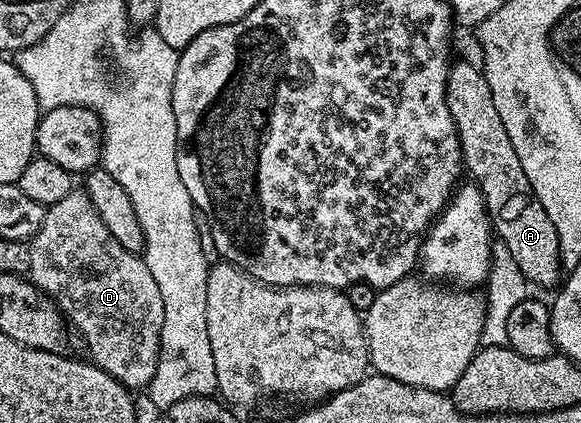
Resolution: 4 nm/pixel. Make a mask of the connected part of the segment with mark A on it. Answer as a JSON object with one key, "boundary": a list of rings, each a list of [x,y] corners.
{"boundary":[[[460,60],[448,69],[448,109],[454,118],[456,133],[462,146],[464,166],[467,175],[474,181],[481,194],[484,195],[484,207],[488,209],[488,219],[495,233],[502,242],[506,242],[510,254],[514,254],[514,262],[518,262],[518,270],[526,274],[529,285],[540,288],[555,289],[562,280],[562,261],[560,259],[560,239],[554,230],[554,222],[542,210],[542,202],[534,194],[530,186],[530,178],[526,178],[526,170],[522,170],[522,162],[514,150],[514,142],[510,142],[510,134],[506,134],[506,126],[502,126],[502,118],[494,106],[494,94],[490,94],[490,82],[486,82],[483,71],[466,61]]]}

